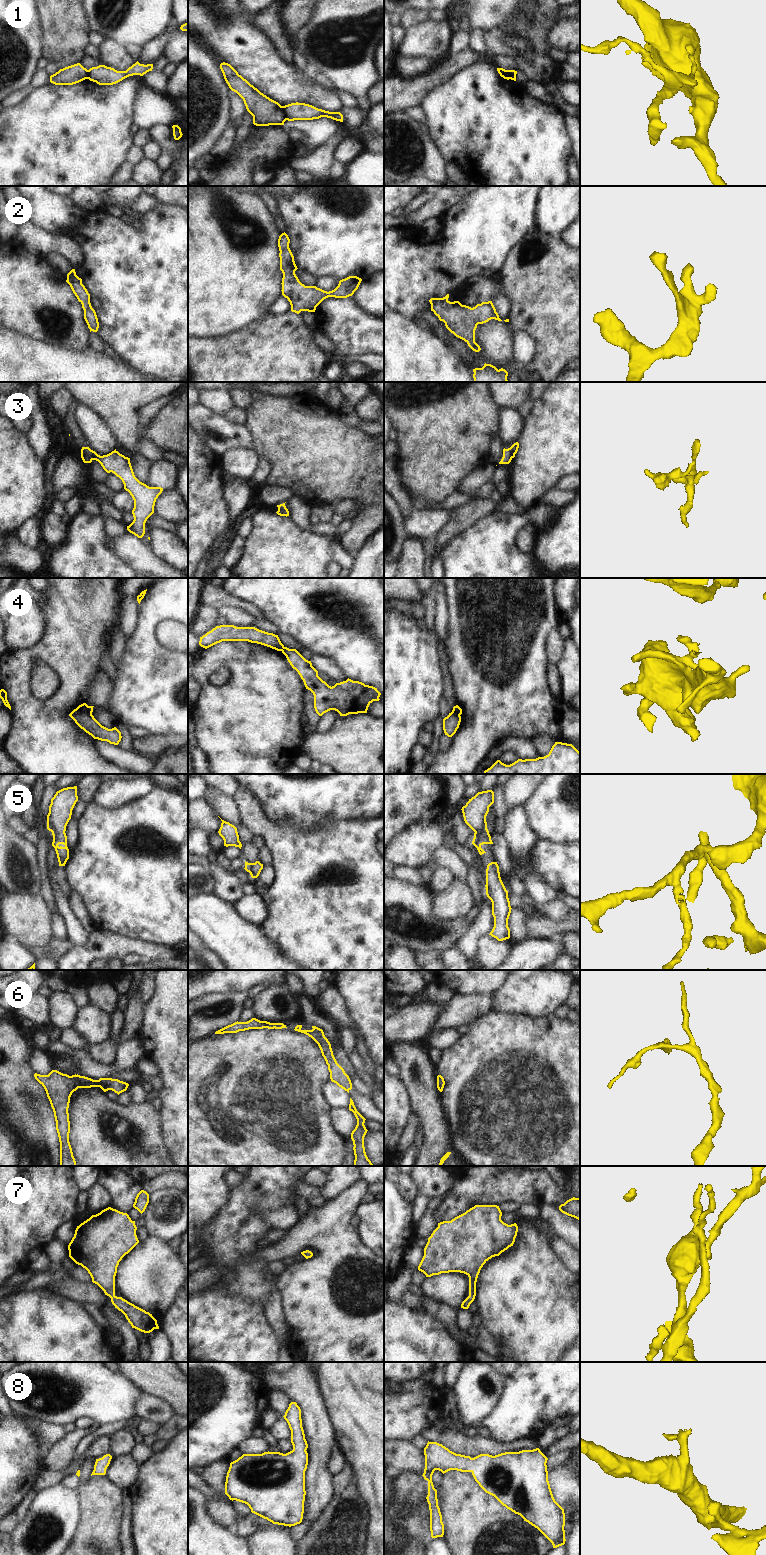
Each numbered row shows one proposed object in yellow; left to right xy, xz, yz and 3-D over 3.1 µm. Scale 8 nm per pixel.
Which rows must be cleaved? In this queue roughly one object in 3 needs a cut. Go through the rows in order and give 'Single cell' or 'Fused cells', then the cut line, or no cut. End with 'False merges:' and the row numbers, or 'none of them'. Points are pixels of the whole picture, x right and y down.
1: Fused cells. Split along xz (281, 106), (286, 119)
2: Single cell. No split
3: Fused cells. Split along xy (89, 449), (92, 459)
4: Fused cells. Split along xz (285, 647), (282, 651)
5: Single cell. No split
6: Single cell. No split
7: Single cell. No split
8: Single cell. No split
False merges: 1, 3, 4.

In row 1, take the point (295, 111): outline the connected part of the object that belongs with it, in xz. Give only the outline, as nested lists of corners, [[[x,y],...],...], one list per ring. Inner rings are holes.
[[[291,103],[282,106],[282,110],[286,120],[288,121],[313,120],[319,119],[321,117],[327,117],[336,121],[343,122],[343,115],[340,112],[325,111],[305,103]]]

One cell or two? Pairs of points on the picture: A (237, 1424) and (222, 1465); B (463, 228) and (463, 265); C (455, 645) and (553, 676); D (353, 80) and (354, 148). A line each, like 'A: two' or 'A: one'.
A: two
B: one
C: two
D: two

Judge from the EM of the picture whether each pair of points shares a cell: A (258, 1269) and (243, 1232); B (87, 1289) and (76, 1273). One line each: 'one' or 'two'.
A: one
B: two

